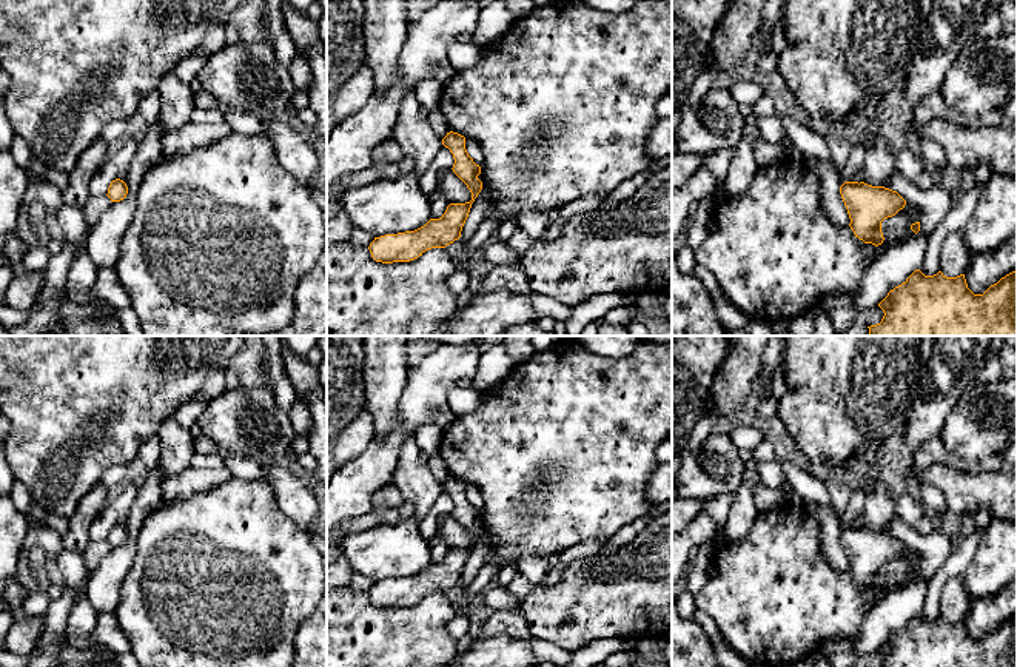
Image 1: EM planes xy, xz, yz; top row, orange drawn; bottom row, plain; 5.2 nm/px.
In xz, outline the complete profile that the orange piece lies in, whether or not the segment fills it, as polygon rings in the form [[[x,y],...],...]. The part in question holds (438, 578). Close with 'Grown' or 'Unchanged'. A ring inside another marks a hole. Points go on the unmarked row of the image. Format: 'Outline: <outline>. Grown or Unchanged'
Outline: [[[450,476],[442,484],[442,490],[453,499],[455,508],[451,514],[470,535],[472,545],[450,548],[439,564],[430,564],[415,576],[374,582],[368,595],[376,607],[410,607],[422,601],[427,595],[445,593],[461,582],[472,548],[482,535],[482,527],[478,524],[481,511],[468,501],[464,481]]]. Unchanged

